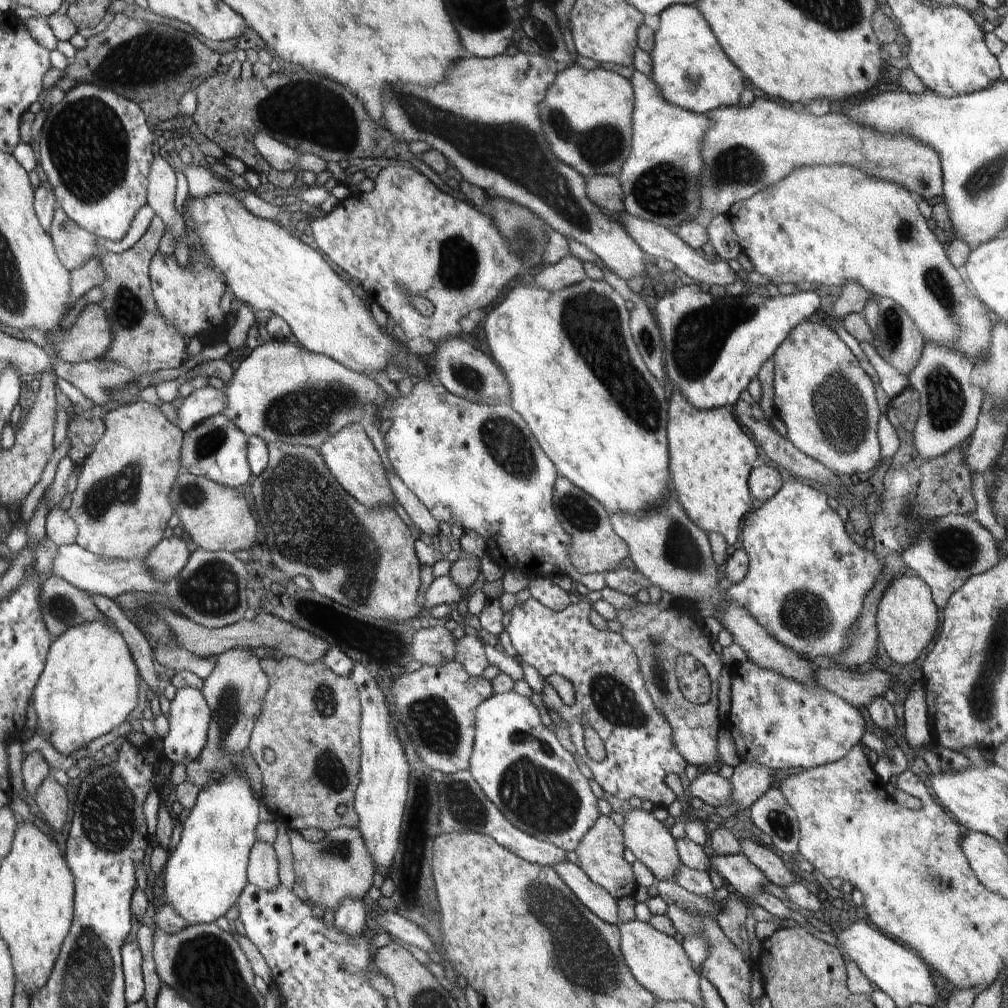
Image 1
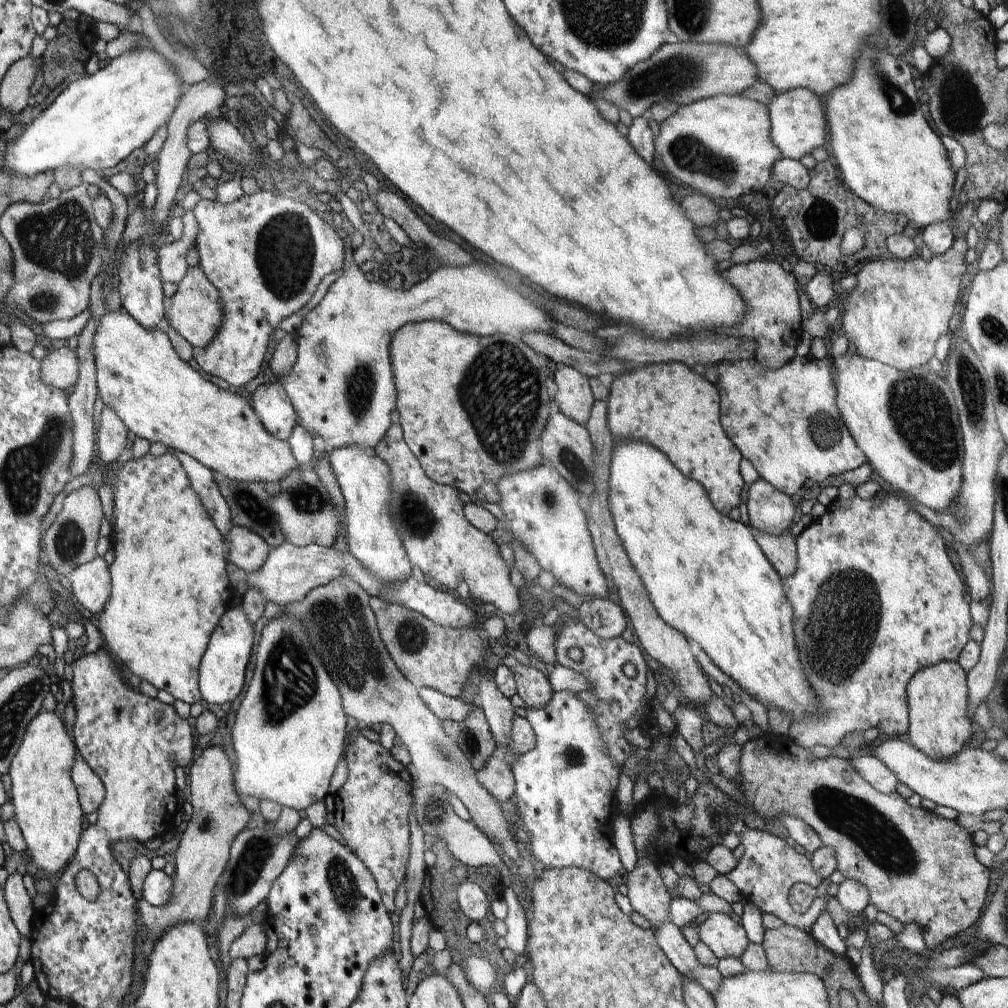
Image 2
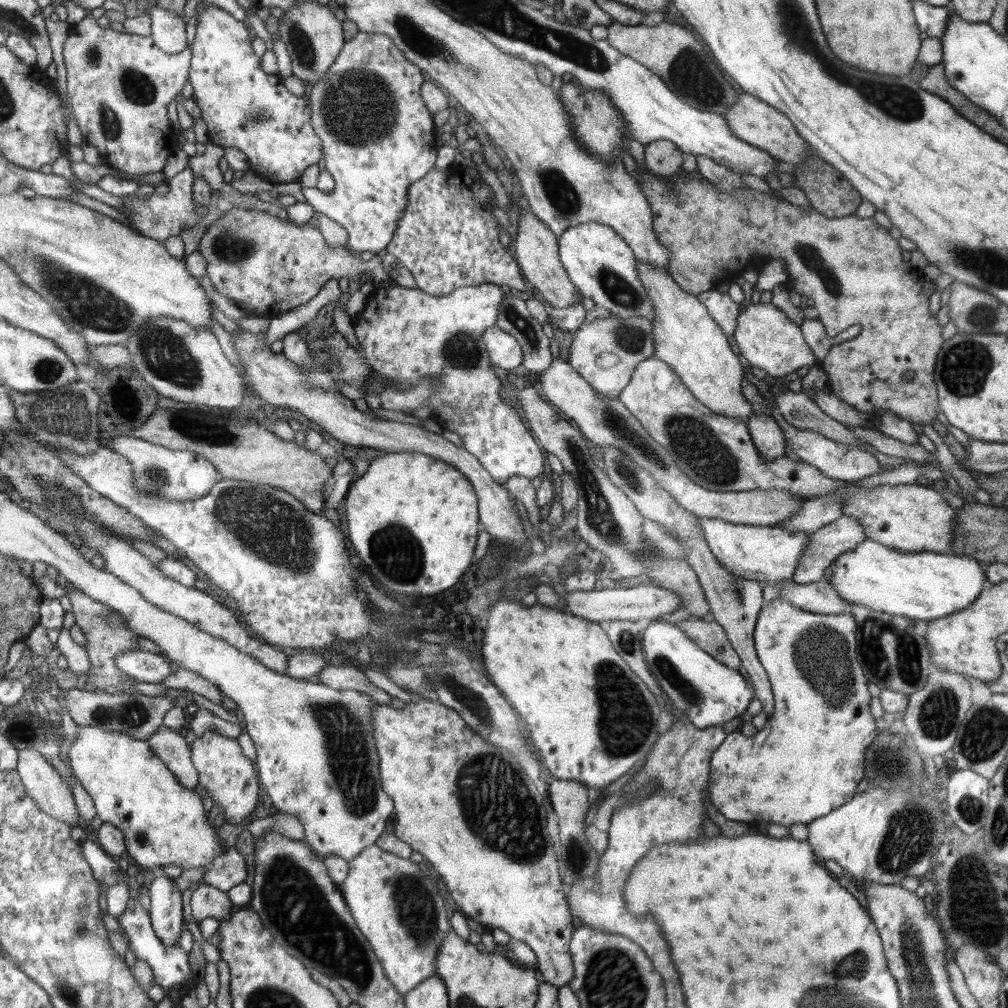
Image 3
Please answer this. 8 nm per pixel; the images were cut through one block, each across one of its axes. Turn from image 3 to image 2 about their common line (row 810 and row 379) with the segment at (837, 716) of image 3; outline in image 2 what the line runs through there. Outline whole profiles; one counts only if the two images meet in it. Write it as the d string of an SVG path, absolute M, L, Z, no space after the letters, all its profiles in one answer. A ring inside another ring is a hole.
M796 356L788 364L785 364L782 368L776 369L775 371L762 369L761 364L756 360L741 360L731 363L725 361L714 366L719 372L718 382L714 386L718 389L720 395L719 413L721 414L721 425L723 426L726 436L736 445L736 448L741 452L743 458L746 458L746 460L751 462L752 466L756 468L760 475L760 479L764 479L776 490L779 490L788 496L796 494L796 492L802 488L802 484L804 484L806 480L822 482L822 480L826 480L828 476L838 476L838 474L844 474L844 472L856 470L867 461L866 455L854 442L852 435L849 433L848 427L844 424L842 417L839 415L838 409L836 408L835 388L829 368L831 360L832 358L830 358L830 356L817 361L811 361L809 356Z

